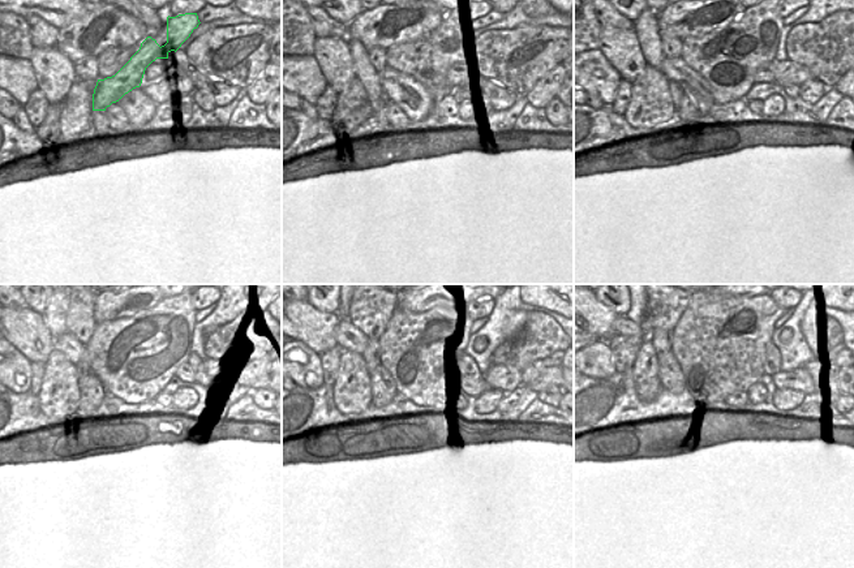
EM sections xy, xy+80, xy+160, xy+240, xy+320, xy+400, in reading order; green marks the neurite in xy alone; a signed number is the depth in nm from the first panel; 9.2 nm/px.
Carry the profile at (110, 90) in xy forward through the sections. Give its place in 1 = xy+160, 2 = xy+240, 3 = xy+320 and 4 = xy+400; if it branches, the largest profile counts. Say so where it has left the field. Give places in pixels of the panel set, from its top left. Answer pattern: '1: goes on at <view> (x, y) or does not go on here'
1: goes on at xy+160 (756, 44)
2: goes on at xy+240 (174, 335)
3: goes on at xy+320 (468, 332)
4: goes on at xy+400 (762, 332)

